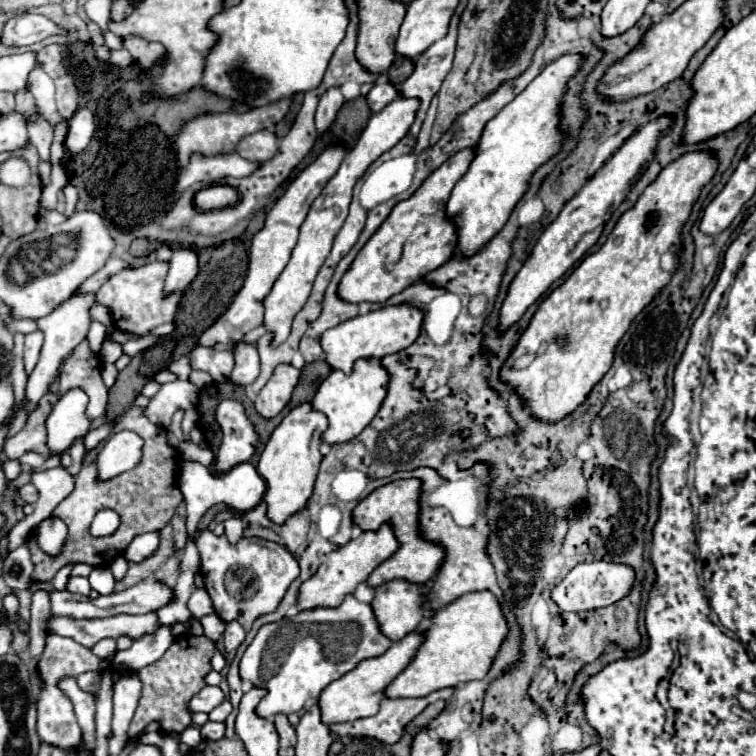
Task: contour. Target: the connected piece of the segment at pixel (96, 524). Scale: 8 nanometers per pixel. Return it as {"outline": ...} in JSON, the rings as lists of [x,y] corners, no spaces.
{"outline":[[[104,509],[94,517],[90,531],[92,535],[110,535],[116,531],[118,525],[120,525],[120,517],[112,509]]]}

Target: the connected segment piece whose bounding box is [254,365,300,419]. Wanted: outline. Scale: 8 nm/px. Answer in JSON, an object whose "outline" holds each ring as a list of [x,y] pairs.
{"outline":[[[278,365],[268,385],[258,393],[254,405],[262,417],[276,417],[292,397],[294,387],[300,381],[300,371],[292,365]]]}

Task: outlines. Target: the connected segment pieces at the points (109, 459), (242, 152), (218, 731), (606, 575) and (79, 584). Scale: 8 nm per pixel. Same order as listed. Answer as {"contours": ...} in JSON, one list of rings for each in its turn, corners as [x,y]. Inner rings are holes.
{"contours":[[[[134,431],[112,433],[96,457],[100,479],[116,477],[124,471],[134,469],[142,459],[142,445],[142,437]]],[[[260,131],[260,133],[252,133],[248,137],[244,137],[238,145],[236,145],[236,153],[248,161],[270,161],[278,151],[278,141],[276,135],[272,131]]],[[[208,721],[204,727],[202,727],[202,737],[204,739],[222,739],[224,733],[226,733],[226,725],[224,723],[218,723],[218,721]]],[[[594,561],[594,563],[580,563],[576,565],[560,585],[554,587],[552,599],[558,603],[564,611],[592,611],[606,605],[612,605],[620,599],[624,599],[634,585],[634,571],[630,565],[624,563],[606,563],[606,561]]],[[[70,577],[66,583],[66,589],[70,593],[80,593],[80,595],[88,595],[90,593],[90,583],[86,577]]]]}

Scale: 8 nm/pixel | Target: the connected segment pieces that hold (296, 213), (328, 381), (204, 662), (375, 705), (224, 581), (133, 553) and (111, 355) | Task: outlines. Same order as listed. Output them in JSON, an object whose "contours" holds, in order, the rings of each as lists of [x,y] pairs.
{"contours":[[[[338,143],[338,145],[330,145],[326,147],[316,161],[312,161],[286,189],[286,193],[276,201],[276,205],[268,211],[264,227],[254,235],[252,239],[252,247],[250,247],[250,265],[248,265],[248,275],[246,281],[242,285],[242,289],[236,293],[232,305],[226,309],[226,313],[210,327],[202,333],[200,337],[200,345],[210,347],[214,343],[226,343],[228,347],[236,345],[242,341],[242,337],[252,331],[254,327],[258,327],[264,321],[264,299],[266,295],[272,291],[272,285],[276,283],[276,279],[280,277],[280,273],[284,271],[284,267],[288,265],[292,251],[296,247],[298,235],[300,235],[300,225],[304,223],[310,205],[314,203],[314,199],[322,193],[324,185],[328,183],[330,177],[336,175],[342,159],[346,157],[348,149]]],[[[360,359],[354,365],[354,373],[346,375],[344,371],[332,371],[318,387],[312,405],[328,417],[328,429],[324,433],[326,443],[346,443],[354,439],[380,411],[384,397],[388,393],[390,373],[380,363],[380,359]]],[[[192,633],[182,635],[176,639],[170,649],[164,653],[164,657],[144,669],[138,671],[142,679],[142,697],[138,701],[136,715],[130,723],[128,735],[134,737],[140,729],[144,729],[152,721],[160,721],[160,729],[164,733],[168,731],[184,731],[192,723],[192,713],[190,713],[190,699],[206,685],[204,677],[212,671],[210,659],[216,651],[216,645],[208,637],[196,637]]],[[[414,629],[406,637],[396,641],[384,655],[364,659],[356,669],[352,669],[352,673],[346,673],[344,677],[332,681],[332,685],[328,685],[328,689],[324,689],[324,693],[320,695],[320,711],[324,723],[332,725],[340,721],[354,721],[360,717],[376,715],[380,709],[380,701],[384,699],[386,687],[396,679],[396,675],[400,675],[408,667],[418,647],[424,643],[424,639],[426,639],[426,629]]],[[[210,529],[202,531],[196,539],[196,547],[200,553],[200,575],[204,577],[204,587],[214,603],[216,613],[220,615],[222,621],[238,621],[246,631],[252,629],[254,621],[266,613],[272,613],[278,609],[286,589],[290,583],[300,575],[300,565],[296,557],[280,543],[264,541],[260,537],[240,537],[236,543],[230,543],[226,535],[214,535]]],[[[142,533],[138,535],[128,549],[124,551],[128,561],[142,561],[144,557],[148,557],[154,549],[158,547],[158,533]]],[[[104,343],[102,351],[100,351],[100,357],[102,357],[102,361],[114,363],[120,357],[120,345],[118,343]]]]}

